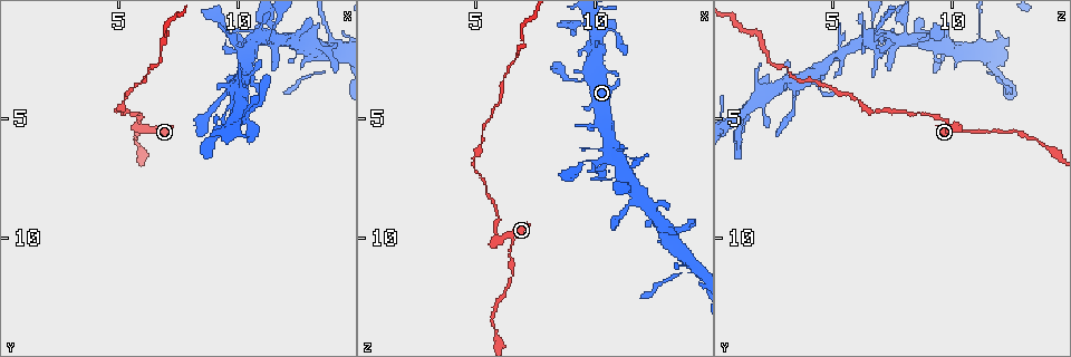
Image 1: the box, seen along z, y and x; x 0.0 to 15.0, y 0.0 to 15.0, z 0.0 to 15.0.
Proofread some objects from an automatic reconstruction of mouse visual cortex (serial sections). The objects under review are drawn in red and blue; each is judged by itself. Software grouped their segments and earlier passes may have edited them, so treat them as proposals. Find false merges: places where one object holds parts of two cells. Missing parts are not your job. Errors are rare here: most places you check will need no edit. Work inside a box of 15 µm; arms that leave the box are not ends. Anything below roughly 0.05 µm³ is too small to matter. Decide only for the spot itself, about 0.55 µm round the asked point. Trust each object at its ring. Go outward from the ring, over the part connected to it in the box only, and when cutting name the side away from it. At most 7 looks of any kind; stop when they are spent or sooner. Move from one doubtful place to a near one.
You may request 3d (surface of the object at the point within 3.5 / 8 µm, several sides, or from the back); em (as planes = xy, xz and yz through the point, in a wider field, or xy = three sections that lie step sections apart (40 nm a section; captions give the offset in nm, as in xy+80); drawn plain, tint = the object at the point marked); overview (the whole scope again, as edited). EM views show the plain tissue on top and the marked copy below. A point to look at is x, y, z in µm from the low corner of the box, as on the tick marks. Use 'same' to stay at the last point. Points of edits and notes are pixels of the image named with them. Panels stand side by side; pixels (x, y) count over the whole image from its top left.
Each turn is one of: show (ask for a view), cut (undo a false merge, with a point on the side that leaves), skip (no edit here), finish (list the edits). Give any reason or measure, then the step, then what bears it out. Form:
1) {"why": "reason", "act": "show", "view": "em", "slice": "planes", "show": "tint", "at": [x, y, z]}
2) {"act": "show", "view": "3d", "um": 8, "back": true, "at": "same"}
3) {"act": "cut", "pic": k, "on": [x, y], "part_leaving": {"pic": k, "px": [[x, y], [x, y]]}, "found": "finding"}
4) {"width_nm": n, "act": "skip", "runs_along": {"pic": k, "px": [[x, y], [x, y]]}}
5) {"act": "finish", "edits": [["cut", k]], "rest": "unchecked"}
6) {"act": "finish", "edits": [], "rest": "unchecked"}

{"act": "show", "view": "3d", "um": 3.5, "at": [5.8, 5.2, 9.9]}

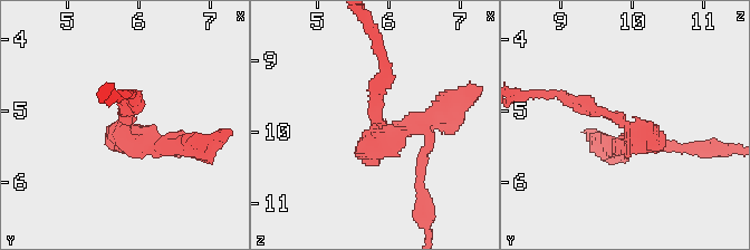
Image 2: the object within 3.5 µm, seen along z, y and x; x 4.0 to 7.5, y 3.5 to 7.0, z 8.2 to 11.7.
{"arm_widths_nm": [200, 200], "why": "now the EM", "act": "show", "view": "em", "slice": "planes", "show": "tint", "at": [5.85, 5.15, 9.90]}

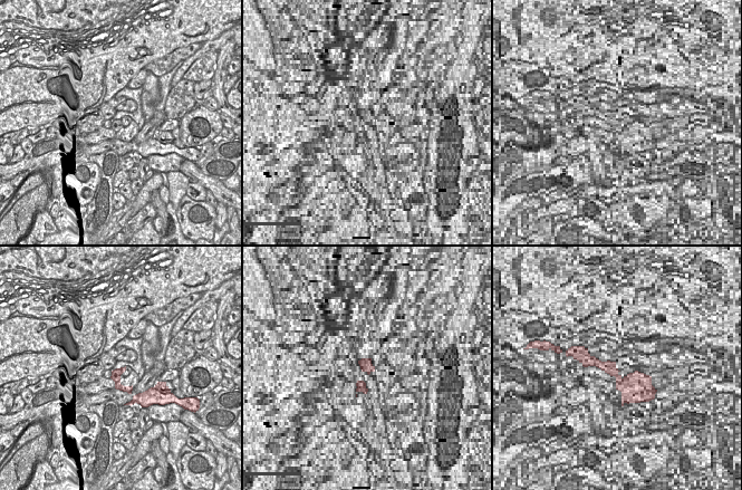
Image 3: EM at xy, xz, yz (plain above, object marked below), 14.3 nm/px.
{"act": "skip", "found": "continuous, no second cell"}

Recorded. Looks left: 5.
{"why": "sudden change in width", "act": "show", "view": "3d", "um": 8, "at": [10.5, 1.9, 6.5]}

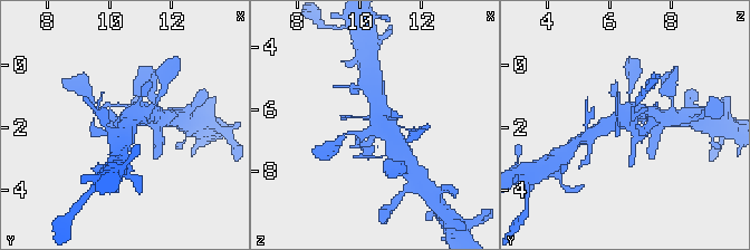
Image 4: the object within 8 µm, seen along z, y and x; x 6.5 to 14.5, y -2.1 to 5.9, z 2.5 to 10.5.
{"why": "closer look", "act": "show", "view": "3d", "um": 3.5, "at": [10.6, 1.9, 6.7]}

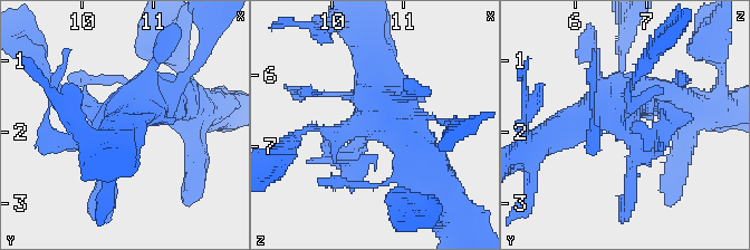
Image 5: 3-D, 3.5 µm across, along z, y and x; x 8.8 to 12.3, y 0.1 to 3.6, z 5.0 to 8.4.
{"act": "skip", "runs_along": {"pic": 5, "px": [[369, 50], [377, 98], [429, 170]]}, "found": "one cell here"}

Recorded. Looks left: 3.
{"why": "abrupt turn", "act": "show", "view": "3d", "um": 3.5, "at": [6.8, 2.3, 2.2]}

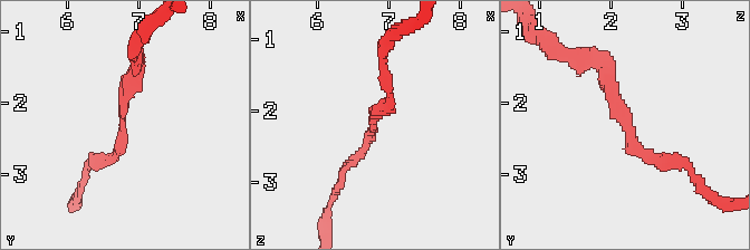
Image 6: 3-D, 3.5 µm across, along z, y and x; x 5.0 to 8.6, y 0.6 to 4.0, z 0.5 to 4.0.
{"why": "need the tissue", "act": "show", "view": "em", "slice": "xy", "step": 5, "show": "tint", "at": [6.75, 2.25, 2.25]}

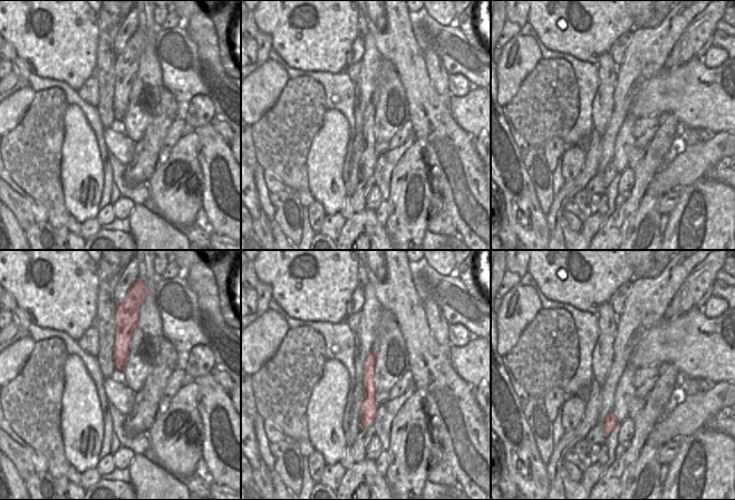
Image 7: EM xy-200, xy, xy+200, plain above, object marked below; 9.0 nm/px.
{"act": "skip", "runs_along": {"pic": 6, "px": [[669, 157], [634, 147], [601, 58]]}, "found": "all the same cell"}

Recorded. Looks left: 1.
{"act": "finish", "edits": [], "rest": "unchecked"}

